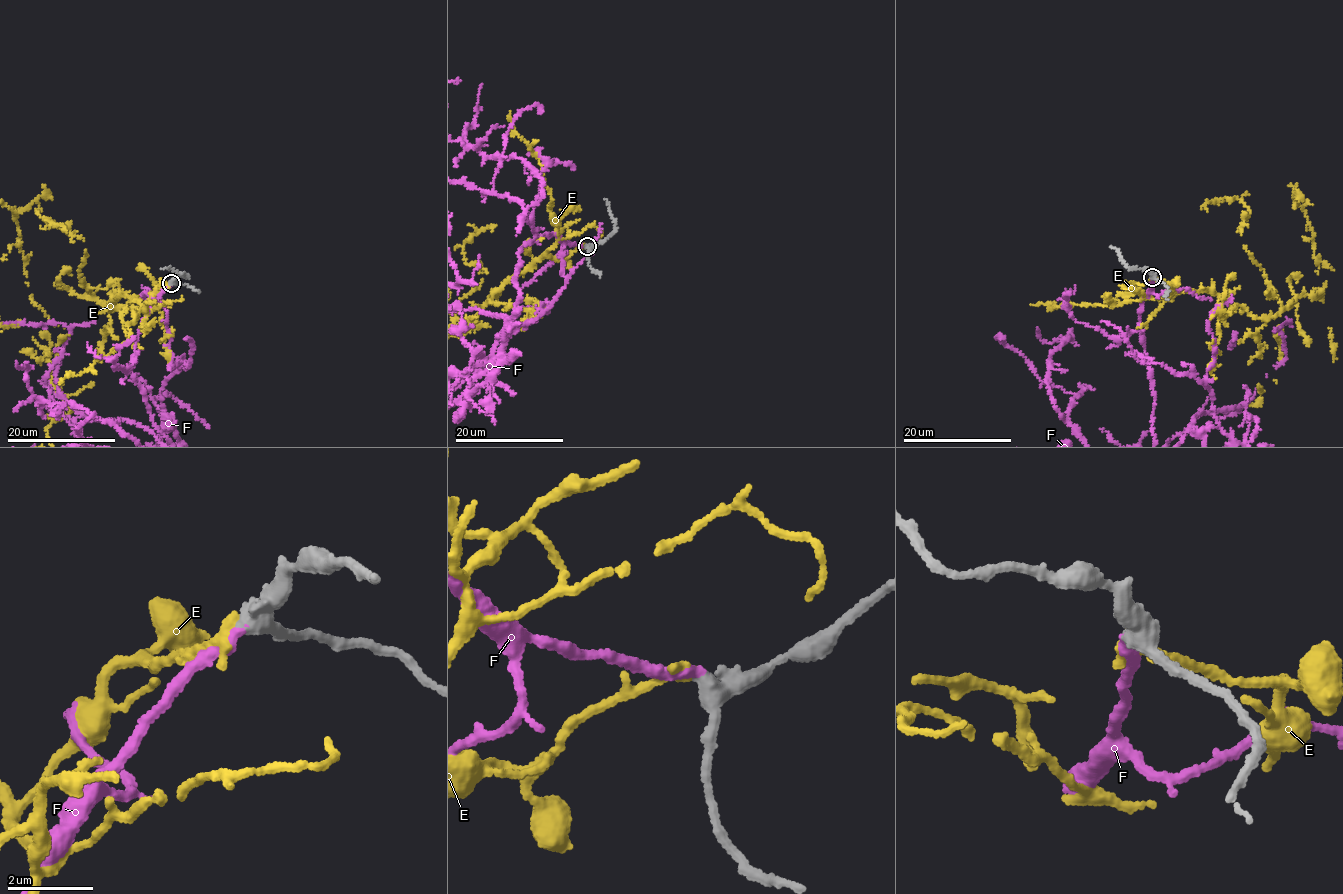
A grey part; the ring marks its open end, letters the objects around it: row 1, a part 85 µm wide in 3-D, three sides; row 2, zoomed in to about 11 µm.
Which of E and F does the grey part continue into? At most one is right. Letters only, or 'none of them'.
F

